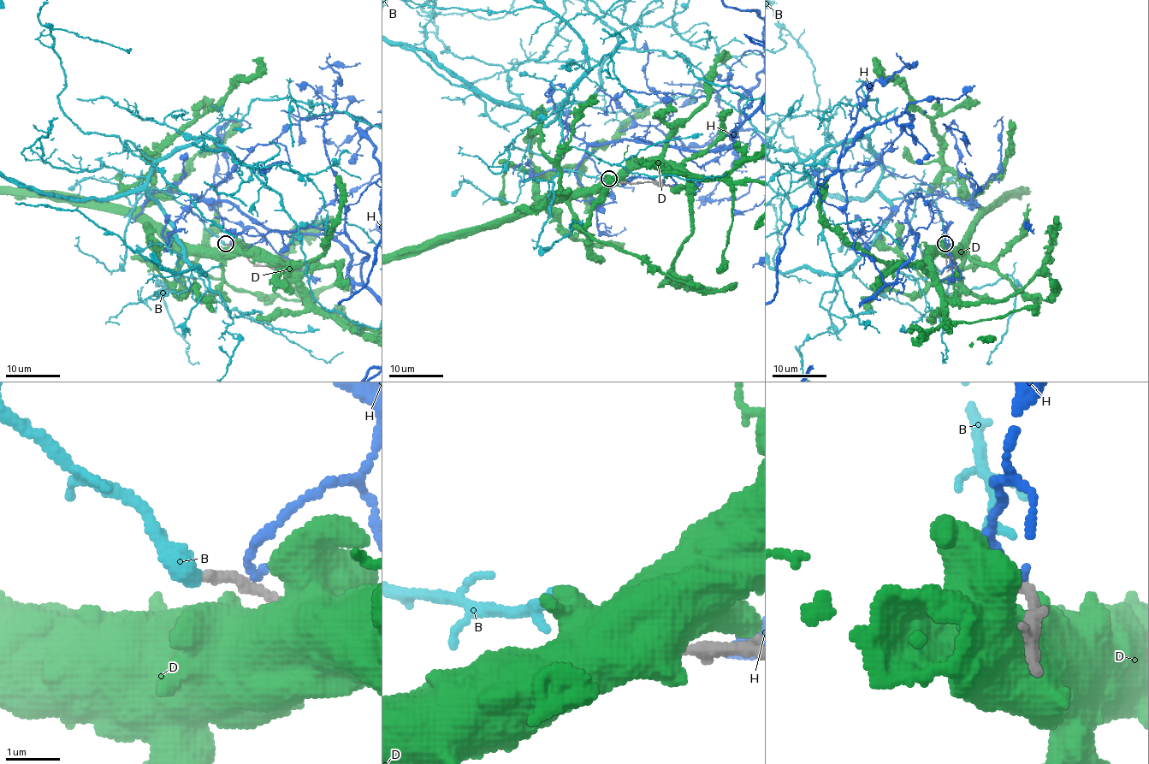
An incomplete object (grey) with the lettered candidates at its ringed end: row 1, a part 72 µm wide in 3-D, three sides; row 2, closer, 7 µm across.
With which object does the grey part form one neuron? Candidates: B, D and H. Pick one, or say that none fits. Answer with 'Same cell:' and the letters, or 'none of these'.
Same cell: B

